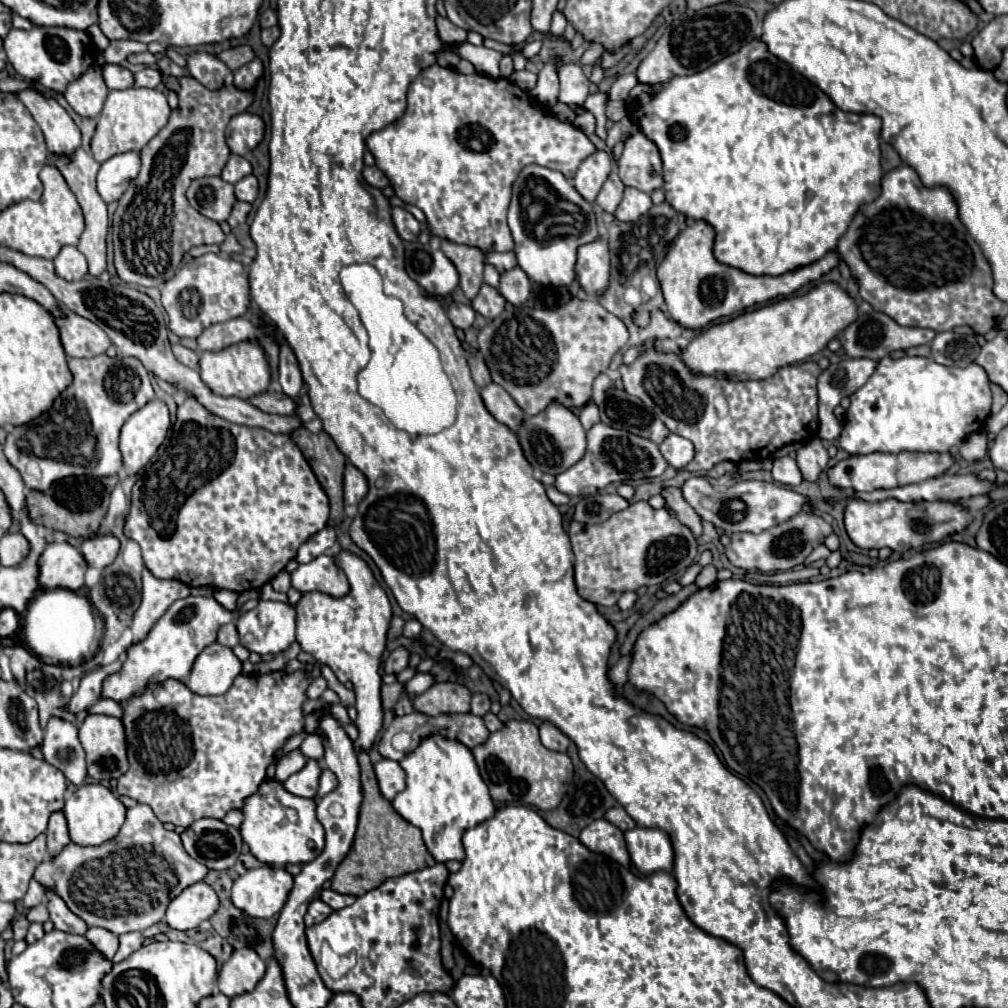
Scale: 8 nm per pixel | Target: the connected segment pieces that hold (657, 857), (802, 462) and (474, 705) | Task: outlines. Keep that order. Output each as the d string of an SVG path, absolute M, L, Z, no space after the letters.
M633 828L625 832L631 862L641 874L673 870L673 846L667 832L657 828Z
M811 438L807 444L797 448L797 466L805 480L817 480L817 476L827 470L829 454L821 444L821 438Z
M473 694L471 698L471 714L475 716L485 716L489 712L489 696L487 694Z

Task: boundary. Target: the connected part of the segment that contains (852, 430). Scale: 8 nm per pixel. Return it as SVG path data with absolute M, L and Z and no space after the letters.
M885 356L883 360L877 362L877 368L871 374L871 378L867 380L867 384L851 394L851 406L845 412L845 422L843 422L843 432L839 436L839 446L849 454L871 454L871 452L889 452L889 454L899 454L899 452L937 452L937 454L943 454L943 452L949 452L953 446L959 446L969 434L983 430L985 420L989 416L989 408L991 408L989 378L987 378L987 372L983 372L983 368L979 368L979 364L973 362L973 364L965 366L965 368L951 368L951 366L937 364L931 358L919 358L919 356L917 358L909 358L909 356L905 356L905 358L899 358L899 360L893 360L893 358Z

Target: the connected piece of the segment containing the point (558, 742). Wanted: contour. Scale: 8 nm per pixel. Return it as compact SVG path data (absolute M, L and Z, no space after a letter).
M543 722L543 724L539 726L539 734L541 734L543 746L549 748L549 750L565 752L567 746L569 746L569 738L567 738L559 728L555 728L551 722Z

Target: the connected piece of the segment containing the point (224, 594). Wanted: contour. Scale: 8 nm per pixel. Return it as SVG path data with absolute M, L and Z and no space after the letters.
M217 590L217 592L215 592L215 600L217 600L219 604L223 604L225 608L233 610L233 608L235 608L235 602L237 602L237 594L231 592L231 590Z

